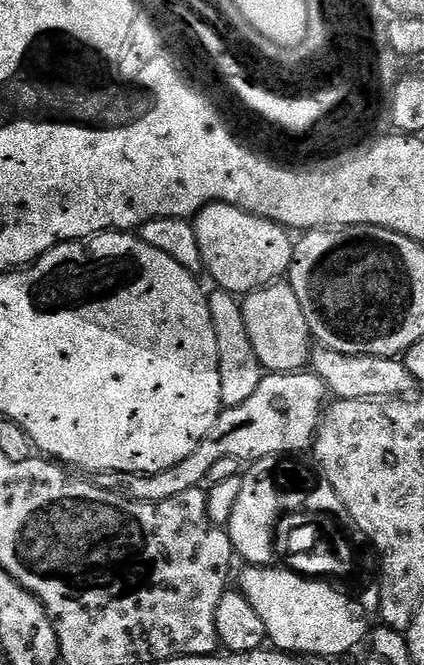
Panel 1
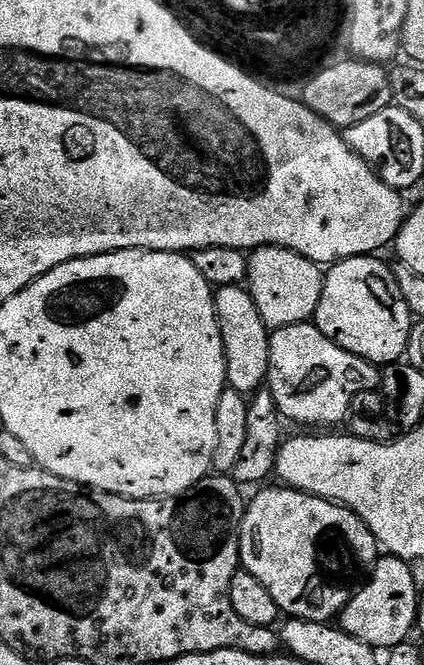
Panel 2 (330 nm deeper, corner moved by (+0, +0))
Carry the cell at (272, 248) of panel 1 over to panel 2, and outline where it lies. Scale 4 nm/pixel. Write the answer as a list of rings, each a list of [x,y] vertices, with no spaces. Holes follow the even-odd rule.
[[[258,248],[248,256],[246,287],[258,306],[258,314],[262,314],[269,329],[275,330],[302,324],[315,317],[324,289],[324,272],[321,265],[288,248]]]

